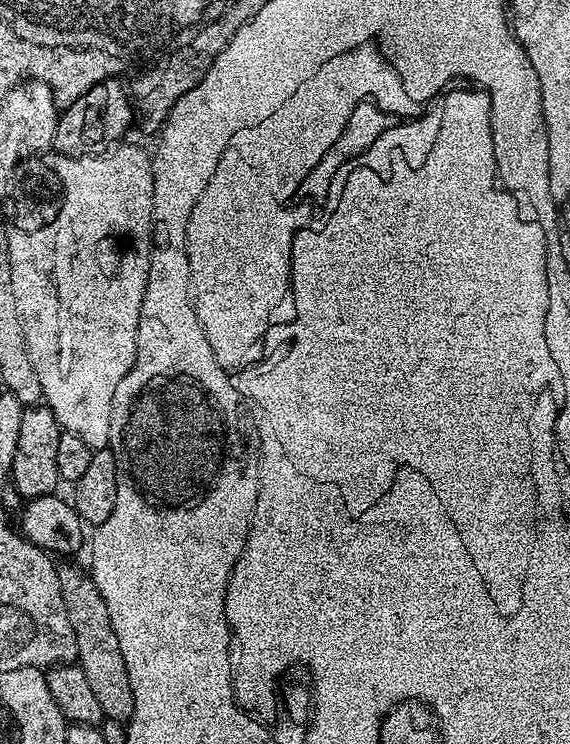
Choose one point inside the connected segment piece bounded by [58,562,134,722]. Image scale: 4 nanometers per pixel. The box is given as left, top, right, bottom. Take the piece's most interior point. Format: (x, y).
(97, 652)

